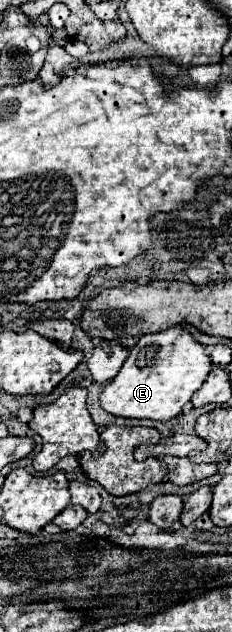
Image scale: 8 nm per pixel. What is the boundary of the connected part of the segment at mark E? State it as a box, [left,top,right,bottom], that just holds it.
[100,327,212,421]

